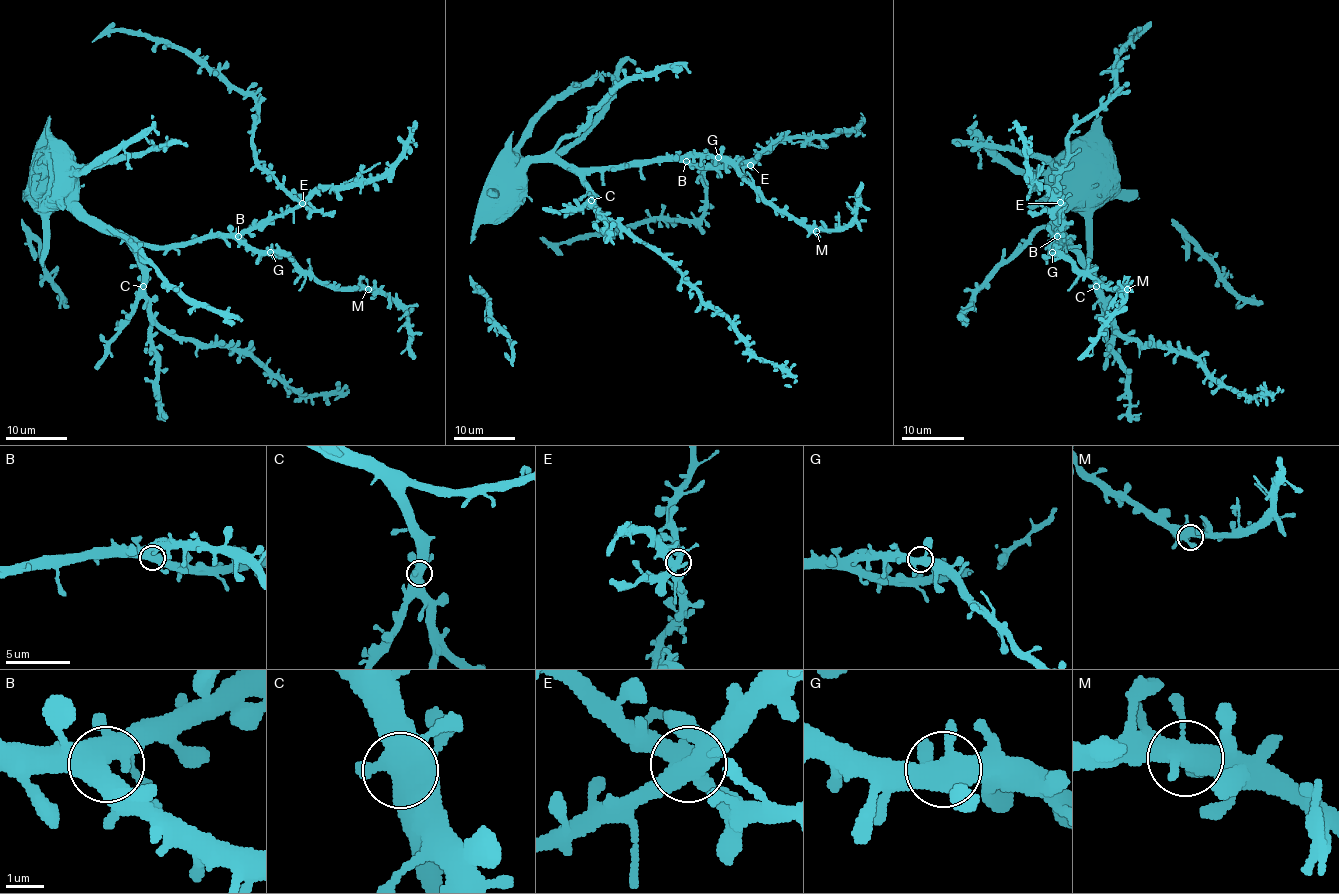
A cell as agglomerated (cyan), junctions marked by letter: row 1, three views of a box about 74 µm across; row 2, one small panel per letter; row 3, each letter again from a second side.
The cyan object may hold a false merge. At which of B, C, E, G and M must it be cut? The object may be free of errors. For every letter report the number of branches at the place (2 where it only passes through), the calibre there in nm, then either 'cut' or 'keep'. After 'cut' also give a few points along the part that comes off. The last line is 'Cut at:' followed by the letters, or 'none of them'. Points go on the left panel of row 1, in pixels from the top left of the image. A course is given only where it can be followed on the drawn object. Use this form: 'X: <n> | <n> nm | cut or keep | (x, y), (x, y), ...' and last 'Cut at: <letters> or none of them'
B: 5 | 500 nm | keep
C: 3 | 500 nm | keep
E: 5 | 550 nm | keep
G: 5 | 480 nm | keep
M: 5 | 480 nm | keep
Cut at: none of them

